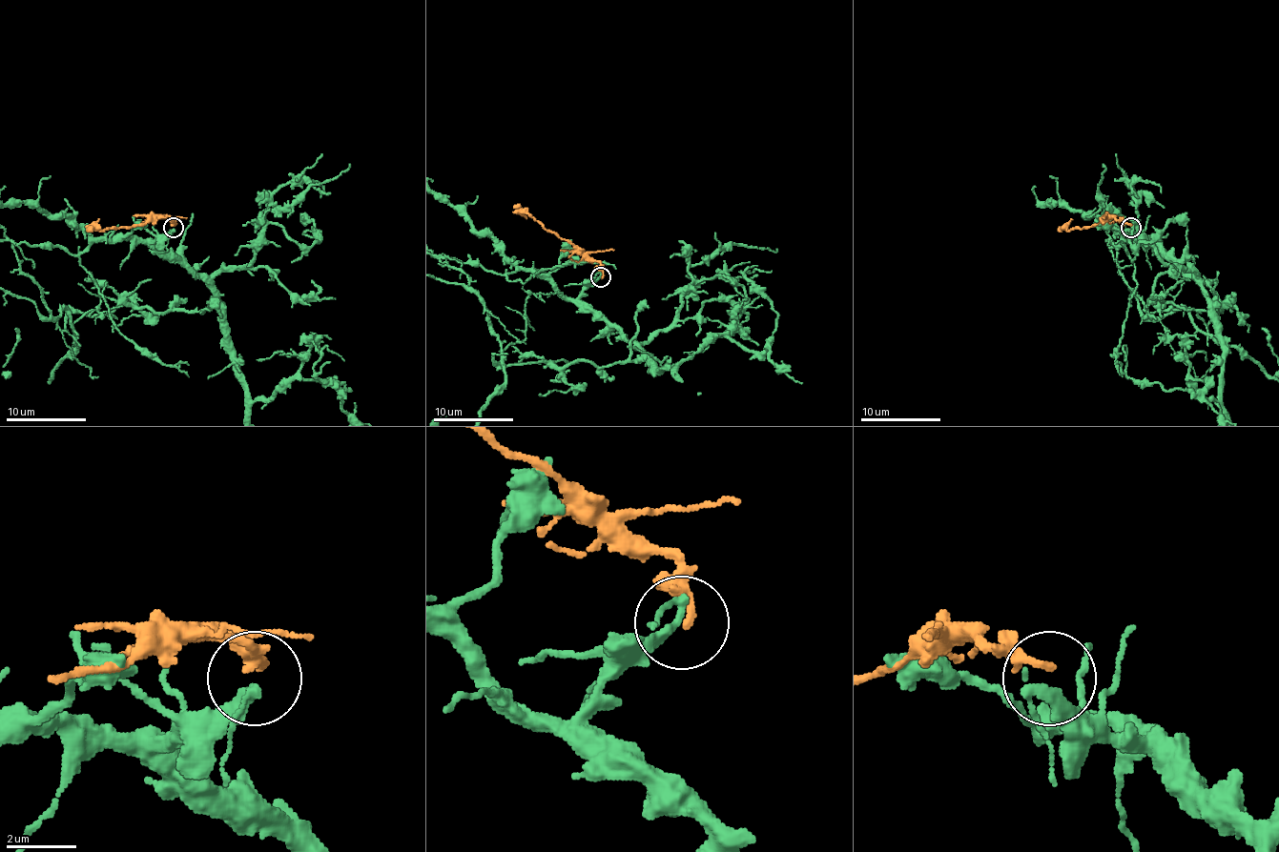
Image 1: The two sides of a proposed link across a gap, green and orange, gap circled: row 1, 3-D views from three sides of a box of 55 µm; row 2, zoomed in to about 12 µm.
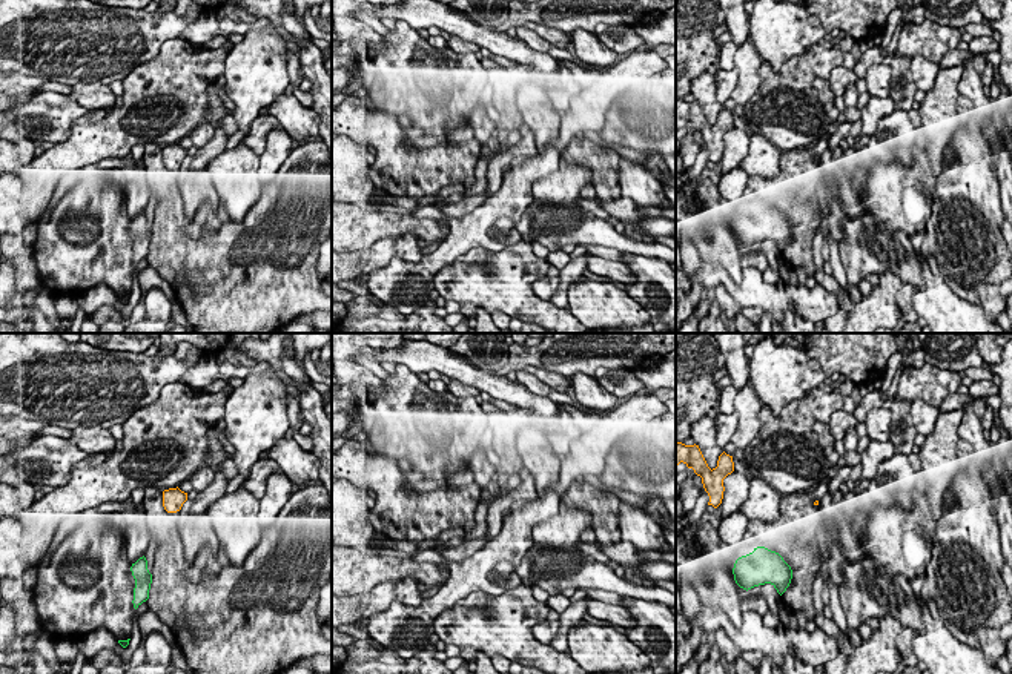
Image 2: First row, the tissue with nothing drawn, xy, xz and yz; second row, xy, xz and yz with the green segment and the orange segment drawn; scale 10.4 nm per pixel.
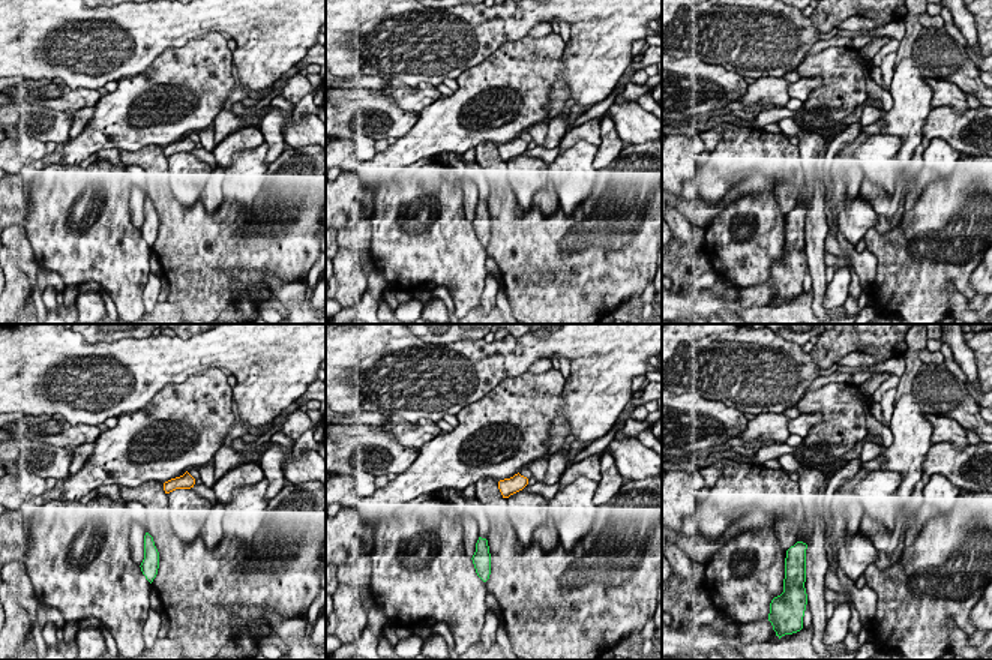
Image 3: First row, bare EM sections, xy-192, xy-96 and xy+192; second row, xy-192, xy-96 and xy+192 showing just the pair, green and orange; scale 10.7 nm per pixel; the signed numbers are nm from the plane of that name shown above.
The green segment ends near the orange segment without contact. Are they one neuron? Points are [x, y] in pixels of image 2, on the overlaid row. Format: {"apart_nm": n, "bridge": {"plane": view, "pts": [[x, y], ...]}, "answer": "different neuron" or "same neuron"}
{"apart_nm": 550, "bridge": {"plane": "xy", "pts": [[143, 556], [168, 512]]}, "answer": "different neuron"}

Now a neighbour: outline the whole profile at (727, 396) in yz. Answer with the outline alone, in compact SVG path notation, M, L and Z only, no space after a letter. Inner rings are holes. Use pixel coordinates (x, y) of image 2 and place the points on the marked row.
M733 385L722 387L719 392L719 413L731 415L734 413L734 401L737 396L737 390Z

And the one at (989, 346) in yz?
M972 333L977 342L977 349L983 362L998 364L1001 361L1001 352L1012 333Z

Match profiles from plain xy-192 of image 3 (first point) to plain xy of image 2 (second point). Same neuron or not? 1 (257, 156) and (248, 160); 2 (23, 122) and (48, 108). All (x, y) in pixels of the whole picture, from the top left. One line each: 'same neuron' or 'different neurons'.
1: same neuron
2: same neuron

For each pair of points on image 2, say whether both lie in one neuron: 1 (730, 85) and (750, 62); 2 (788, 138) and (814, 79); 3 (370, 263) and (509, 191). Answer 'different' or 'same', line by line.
1: same
2: same
3: different

